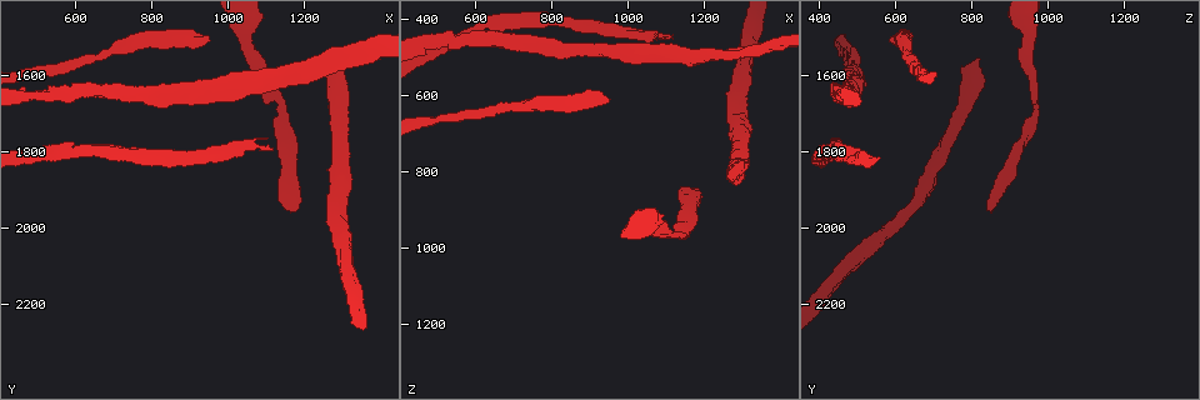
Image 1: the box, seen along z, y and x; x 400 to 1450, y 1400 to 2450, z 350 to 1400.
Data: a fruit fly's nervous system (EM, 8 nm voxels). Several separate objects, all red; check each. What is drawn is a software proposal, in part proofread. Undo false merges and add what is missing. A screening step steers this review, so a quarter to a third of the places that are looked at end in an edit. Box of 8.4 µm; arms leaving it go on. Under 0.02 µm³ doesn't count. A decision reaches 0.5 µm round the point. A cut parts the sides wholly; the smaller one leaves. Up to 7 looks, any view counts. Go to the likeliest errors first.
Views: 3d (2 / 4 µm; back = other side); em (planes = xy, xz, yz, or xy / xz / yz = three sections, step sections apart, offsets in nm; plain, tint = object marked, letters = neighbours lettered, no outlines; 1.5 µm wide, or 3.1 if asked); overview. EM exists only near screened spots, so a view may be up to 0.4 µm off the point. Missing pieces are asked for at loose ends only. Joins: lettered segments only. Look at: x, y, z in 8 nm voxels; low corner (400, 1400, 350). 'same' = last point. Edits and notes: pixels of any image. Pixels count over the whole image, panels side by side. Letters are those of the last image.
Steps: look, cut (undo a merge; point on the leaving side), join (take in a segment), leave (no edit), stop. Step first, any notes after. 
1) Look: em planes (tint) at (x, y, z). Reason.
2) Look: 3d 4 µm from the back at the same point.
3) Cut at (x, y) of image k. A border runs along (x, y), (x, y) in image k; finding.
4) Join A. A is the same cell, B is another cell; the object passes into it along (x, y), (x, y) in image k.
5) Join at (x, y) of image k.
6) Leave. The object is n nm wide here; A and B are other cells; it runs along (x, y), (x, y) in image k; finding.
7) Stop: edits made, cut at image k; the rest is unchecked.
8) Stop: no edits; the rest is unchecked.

Look: 3d 2 µm at (945, 1500, 620). An open end.

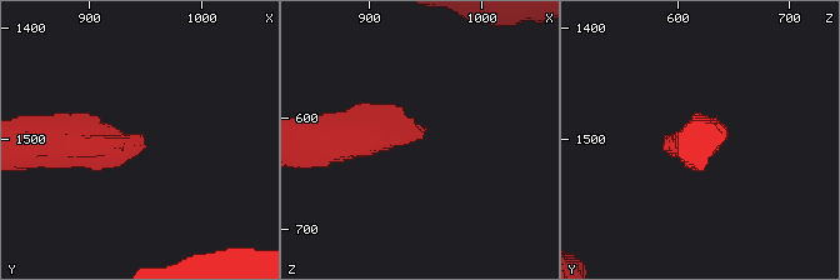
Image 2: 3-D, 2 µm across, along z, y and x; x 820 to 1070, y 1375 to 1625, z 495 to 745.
Look: em yz step 4 (letters) at (948, 1500, 618). Now the EM.

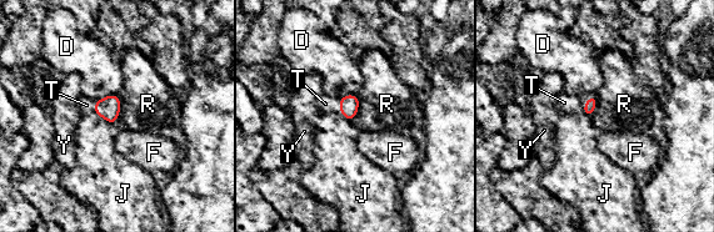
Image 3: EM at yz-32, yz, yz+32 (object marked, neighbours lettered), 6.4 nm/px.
Look: em planes (letters) at the same point.

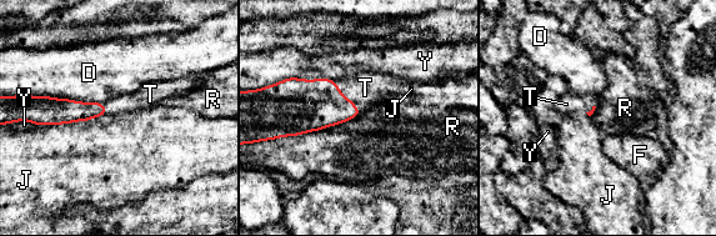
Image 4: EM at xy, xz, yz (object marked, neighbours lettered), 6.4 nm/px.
Join T. T is the same cell, D, F, J, R and Y are other cells; the object passes into it along (304, 105), (340, 93), (365, 88) in image 4; it goes on there.

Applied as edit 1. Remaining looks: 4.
Look: em yz step 4 (letters) at (1285, 1555, 815). Branch stops here.

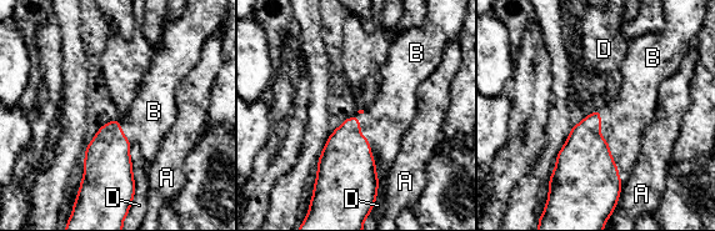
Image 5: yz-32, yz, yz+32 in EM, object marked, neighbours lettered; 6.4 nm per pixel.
Look: em planes (letters) at the same point. Cut it another way.

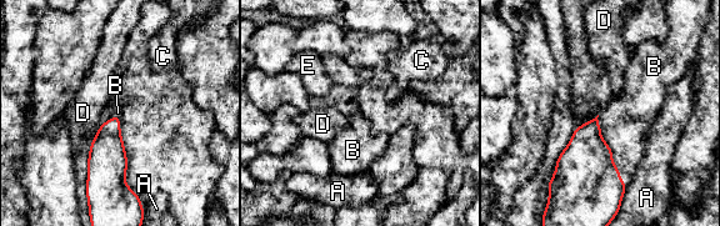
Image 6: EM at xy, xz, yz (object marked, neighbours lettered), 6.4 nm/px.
Join B. The longest contact is with B, 500 nm; B is the same cell, A, C, D and E are other cells; it goes on there.

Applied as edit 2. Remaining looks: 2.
Stop: edits made, join at image 4, join at image 6; the rest is unchecked.

